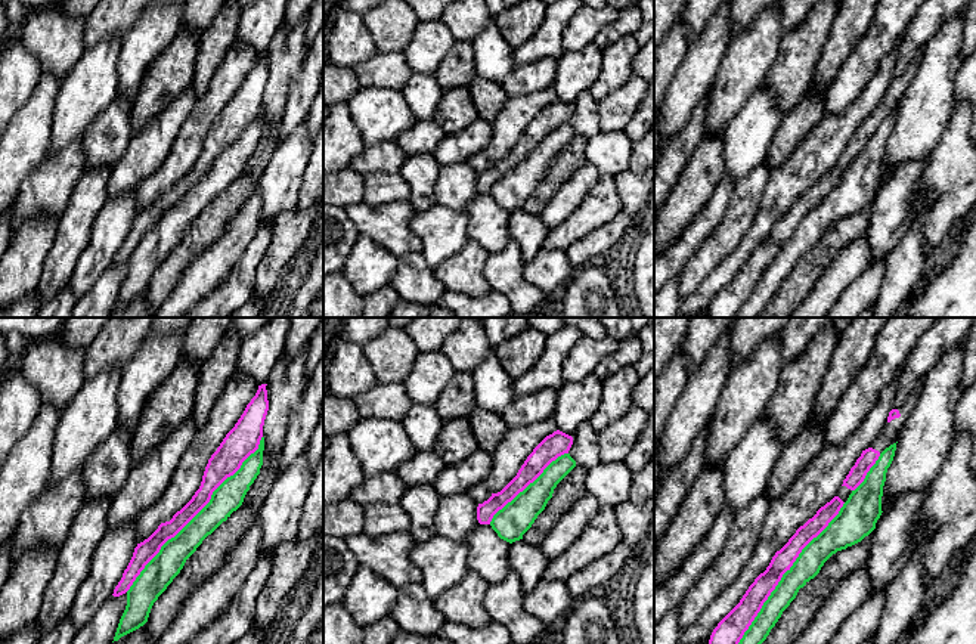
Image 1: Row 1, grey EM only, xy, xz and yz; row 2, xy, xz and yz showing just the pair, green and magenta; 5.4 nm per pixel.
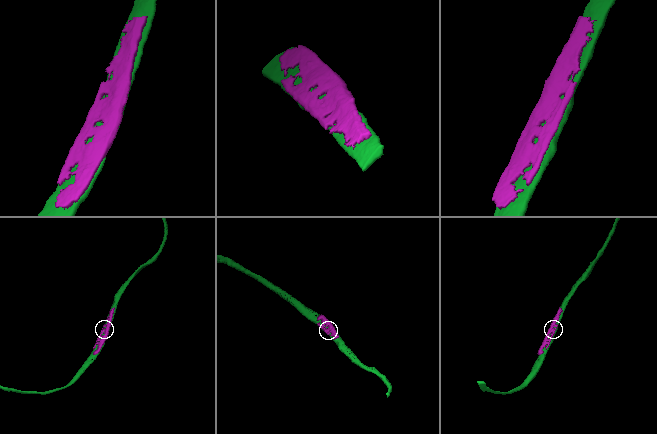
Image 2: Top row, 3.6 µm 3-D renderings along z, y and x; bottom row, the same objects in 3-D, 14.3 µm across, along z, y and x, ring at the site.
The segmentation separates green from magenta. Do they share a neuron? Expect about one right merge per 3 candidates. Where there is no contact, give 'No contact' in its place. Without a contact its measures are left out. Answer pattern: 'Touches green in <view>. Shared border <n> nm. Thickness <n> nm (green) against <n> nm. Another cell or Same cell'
Touches green in xy. Shared border 1100 nm. Thickness 160 nm (green) against 120 nm. Another cell

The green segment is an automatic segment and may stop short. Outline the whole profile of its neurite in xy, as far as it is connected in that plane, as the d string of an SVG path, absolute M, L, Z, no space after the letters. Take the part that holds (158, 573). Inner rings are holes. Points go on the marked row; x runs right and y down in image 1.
M264 437L241 468L227 477L211 495L210 502L145 566L127 591L127 606L120 619L114 641L139 629L148 622L158 597L180 573L186 560L202 541L211 535L233 511L236 511L260 474L263 465Z

